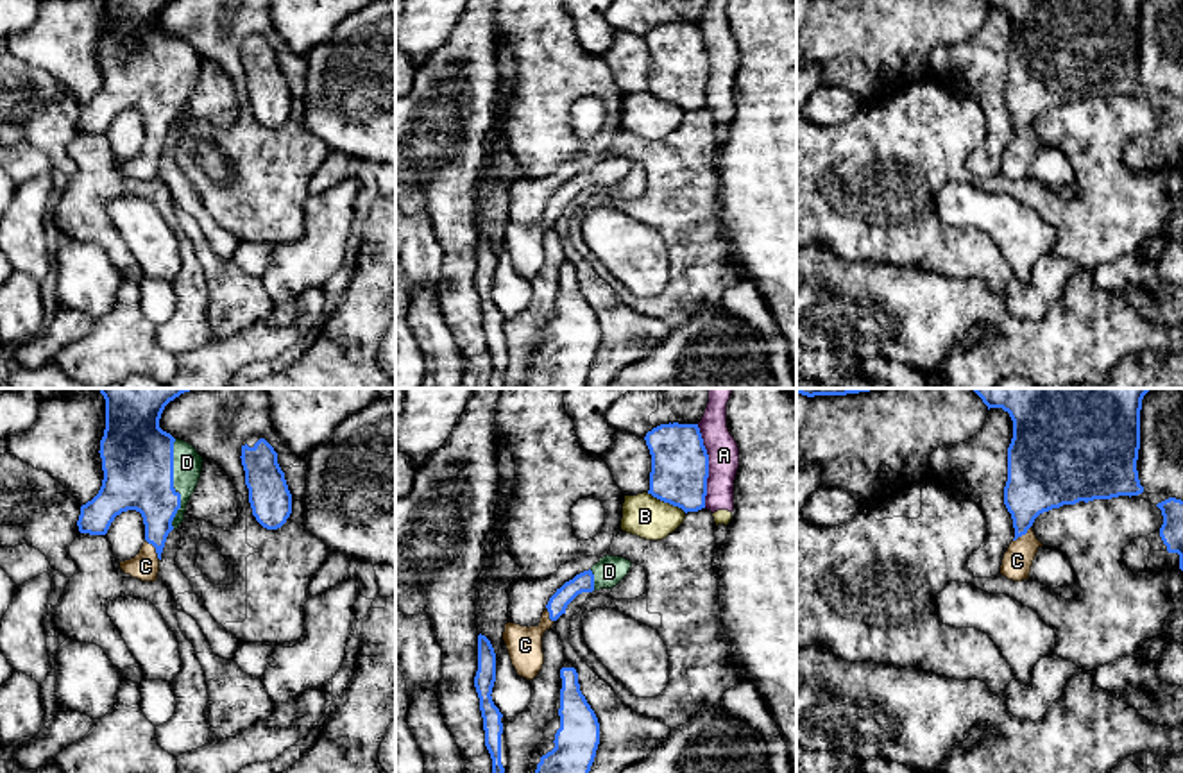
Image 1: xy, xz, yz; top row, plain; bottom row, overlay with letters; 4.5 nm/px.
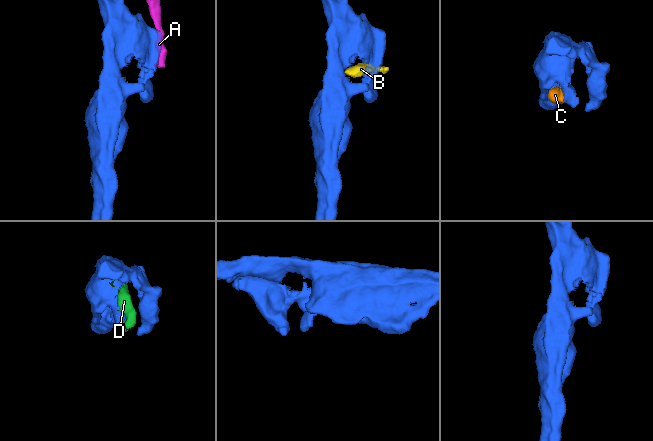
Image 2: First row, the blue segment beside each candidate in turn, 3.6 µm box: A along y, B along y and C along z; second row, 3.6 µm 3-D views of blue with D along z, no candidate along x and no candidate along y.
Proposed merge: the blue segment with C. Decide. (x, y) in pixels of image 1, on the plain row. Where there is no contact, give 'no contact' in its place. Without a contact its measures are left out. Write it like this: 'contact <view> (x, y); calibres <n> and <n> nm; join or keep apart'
contact xy (156, 149); calibres 200 and 130 nm; join

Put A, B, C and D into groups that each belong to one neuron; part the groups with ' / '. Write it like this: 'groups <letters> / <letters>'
groups A B / C D

